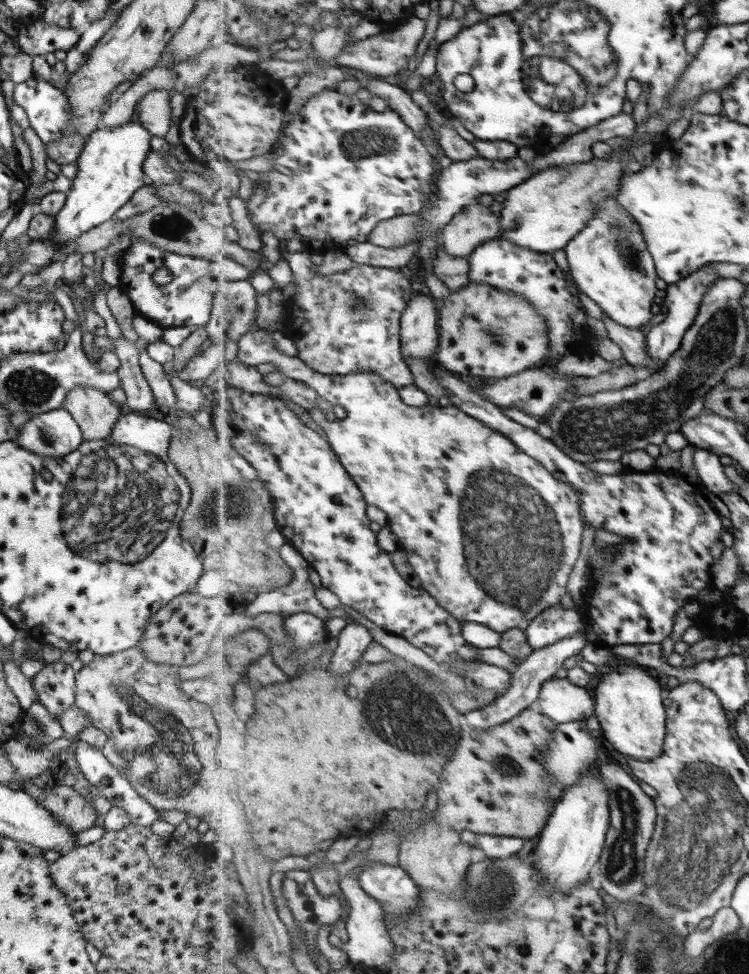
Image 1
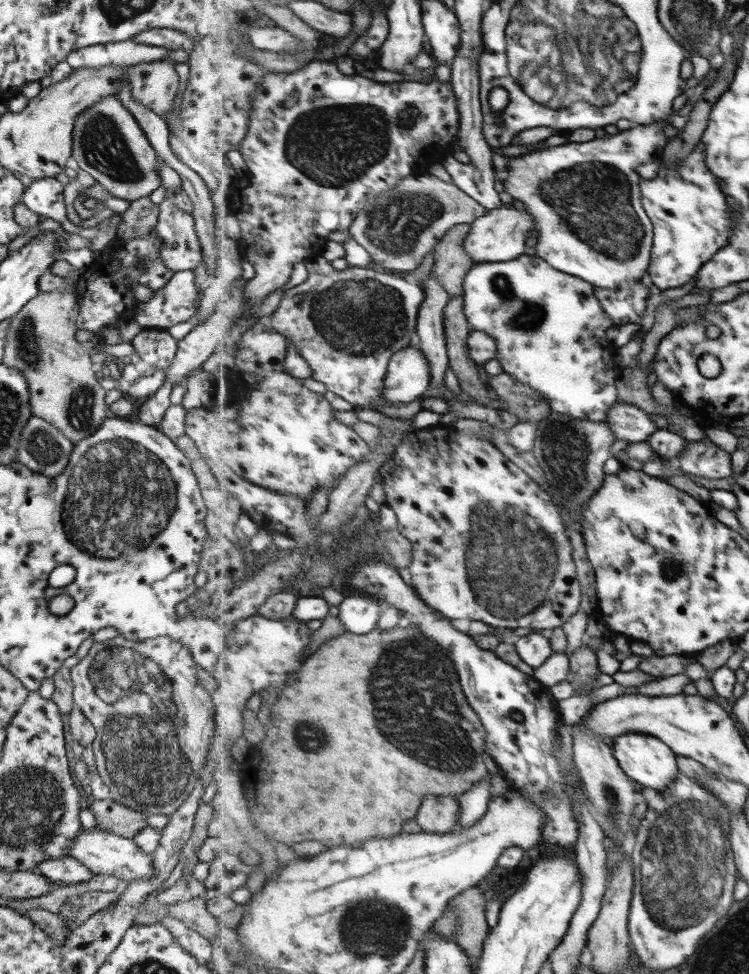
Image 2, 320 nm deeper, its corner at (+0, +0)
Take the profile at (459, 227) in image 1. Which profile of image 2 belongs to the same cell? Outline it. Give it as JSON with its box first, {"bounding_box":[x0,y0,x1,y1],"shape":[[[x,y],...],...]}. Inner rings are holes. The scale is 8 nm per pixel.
{"bounding_box":[432,224,474,297],"shape":[[[459,224],[435,248],[432,272],[451,297],[464,296],[465,277],[474,266],[473,259],[464,249],[471,231],[469,224]]]}

